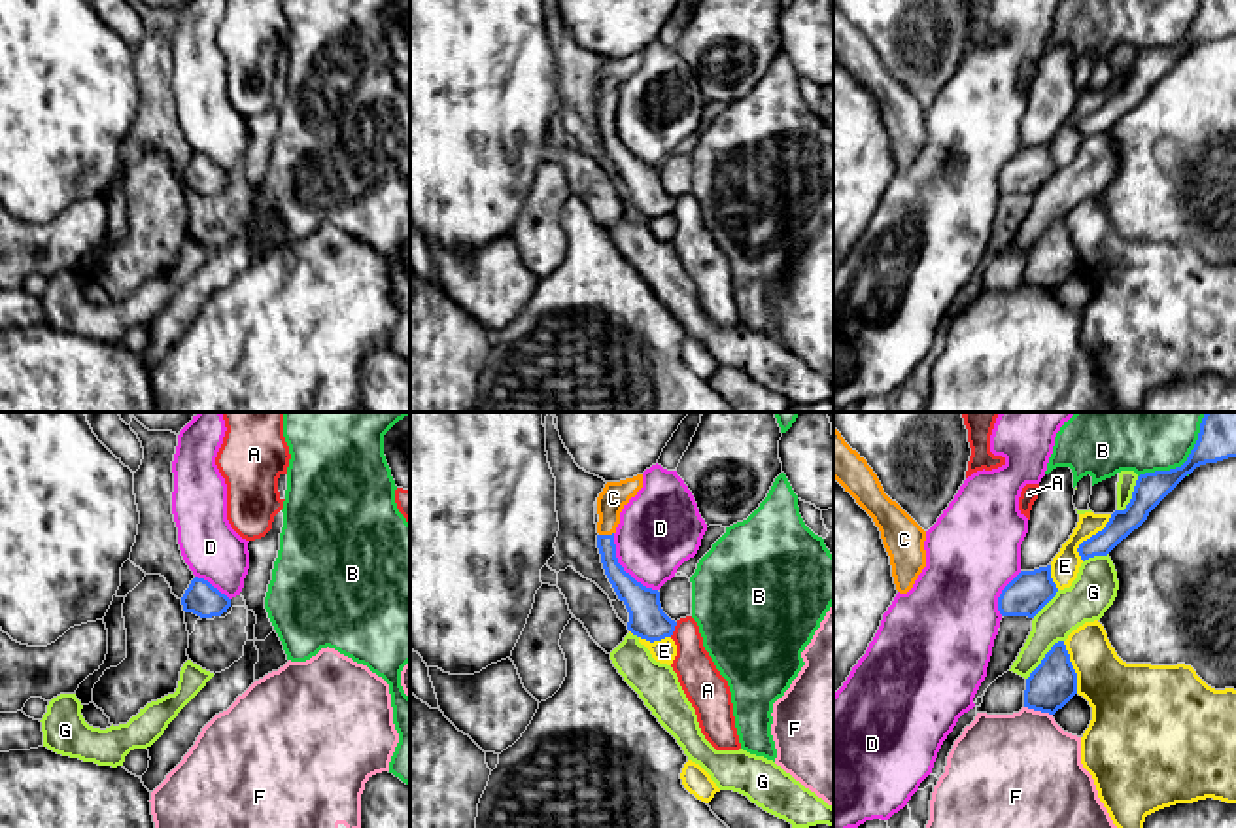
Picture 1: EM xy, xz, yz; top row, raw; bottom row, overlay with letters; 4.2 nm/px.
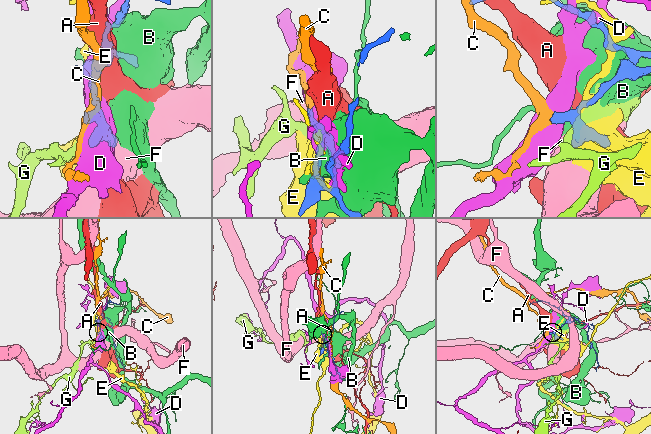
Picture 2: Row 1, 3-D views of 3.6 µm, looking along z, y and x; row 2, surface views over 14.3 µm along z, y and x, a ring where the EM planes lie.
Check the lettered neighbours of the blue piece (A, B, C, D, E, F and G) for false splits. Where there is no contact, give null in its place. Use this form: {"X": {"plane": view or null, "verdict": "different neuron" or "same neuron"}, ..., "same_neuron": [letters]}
{"A": {"plane": "xz", "verdict": "different neuron"}, "B": {"plane": "yz", "verdict": "different neuron"}, "C": {"plane": "xz", "verdict": "same neuron"}, "D": {"plane": "xz", "verdict": "different neuron"}, "E": {"plane": "yz", "verdict": "different neuron"}, "F": {"plane": "yz", "verdict": "different neuron"}, "G": {"plane": "yz", "verdict": "different neuron"}, "same_neuron": ["C"]}

